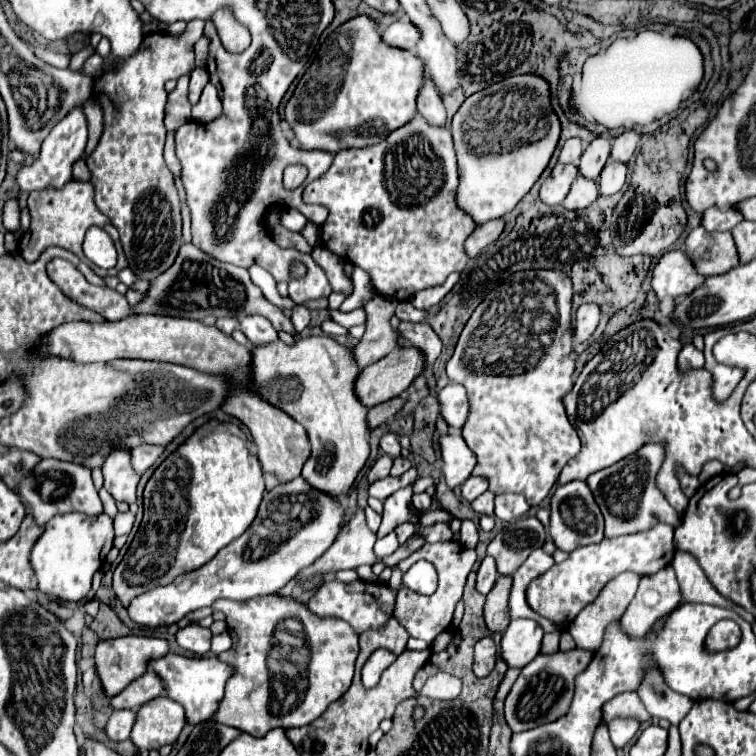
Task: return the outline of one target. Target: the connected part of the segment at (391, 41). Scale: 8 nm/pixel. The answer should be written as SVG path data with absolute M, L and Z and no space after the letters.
M397 20L381 30L381 38L385 44L389 44L393 48L409 50L409 52L415 48L417 36L419 36L419 32L417 32L417 28L413 28L413 24L409 24L409 20Z

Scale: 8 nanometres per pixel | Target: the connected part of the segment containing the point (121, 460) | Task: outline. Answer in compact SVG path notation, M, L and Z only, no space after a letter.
M115 448L103 462L105 488L113 494L117 502L133 504L137 500L139 474L131 466L131 452L125 448Z

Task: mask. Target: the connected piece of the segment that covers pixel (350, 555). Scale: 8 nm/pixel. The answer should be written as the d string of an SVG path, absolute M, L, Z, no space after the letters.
M359 506L353 514L353 520L347 522L347 526L337 536L337 542L333 542L333 546L325 552L325 556L321 556L321 560L305 568L305 572L297 574L297 578L311 580L317 572L331 574L331 572L355 568L361 564L373 566L377 562L377 556L373 552L375 540L377 540L375 532L369 530L365 520L365 508Z

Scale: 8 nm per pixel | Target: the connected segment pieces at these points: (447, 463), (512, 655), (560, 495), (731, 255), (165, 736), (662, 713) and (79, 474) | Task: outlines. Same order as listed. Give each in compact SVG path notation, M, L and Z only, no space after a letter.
M441 436L441 456L443 456L443 474L449 488L461 486L475 468L473 450L465 444L461 436Z
M513 620L501 638L501 658L509 668L527 666L541 648L543 630L535 620Z
M573 480L569 484L559 484L551 496L551 524L549 534L559 550L573 552L575 548L597 544L603 540L603 514L593 500L593 494L583 480Z
M699 226L691 230L685 246L697 272L703 276L729 272L729 268L735 268L739 264L731 232L707 232Z
M167 696L149 700L137 710L137 720L131 730L131 742L139 750L153 750L173 744L185 726L183 706Z
M653 672L653 676L645 676L645 684L641 684L637 694L653 718L667 718L673 724L679 724L693 706L693 700L665 686L659 672Z
M55 458L41 460L41 464L37 464L33 474L29 474L19 484L19 494L21 494L21 502L27 508L33 508L33 516L41 526L47 524L47 520L51 520L55 514L63 514L63 512L83 512L89 516L103 512L103 502L93 486L91 470L75 462L63 462Z

